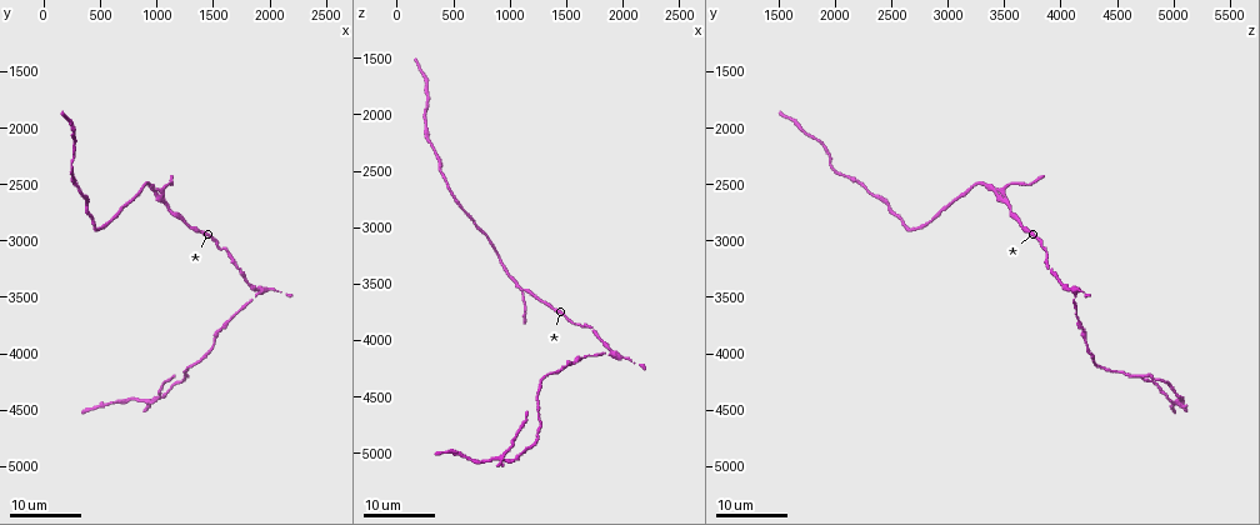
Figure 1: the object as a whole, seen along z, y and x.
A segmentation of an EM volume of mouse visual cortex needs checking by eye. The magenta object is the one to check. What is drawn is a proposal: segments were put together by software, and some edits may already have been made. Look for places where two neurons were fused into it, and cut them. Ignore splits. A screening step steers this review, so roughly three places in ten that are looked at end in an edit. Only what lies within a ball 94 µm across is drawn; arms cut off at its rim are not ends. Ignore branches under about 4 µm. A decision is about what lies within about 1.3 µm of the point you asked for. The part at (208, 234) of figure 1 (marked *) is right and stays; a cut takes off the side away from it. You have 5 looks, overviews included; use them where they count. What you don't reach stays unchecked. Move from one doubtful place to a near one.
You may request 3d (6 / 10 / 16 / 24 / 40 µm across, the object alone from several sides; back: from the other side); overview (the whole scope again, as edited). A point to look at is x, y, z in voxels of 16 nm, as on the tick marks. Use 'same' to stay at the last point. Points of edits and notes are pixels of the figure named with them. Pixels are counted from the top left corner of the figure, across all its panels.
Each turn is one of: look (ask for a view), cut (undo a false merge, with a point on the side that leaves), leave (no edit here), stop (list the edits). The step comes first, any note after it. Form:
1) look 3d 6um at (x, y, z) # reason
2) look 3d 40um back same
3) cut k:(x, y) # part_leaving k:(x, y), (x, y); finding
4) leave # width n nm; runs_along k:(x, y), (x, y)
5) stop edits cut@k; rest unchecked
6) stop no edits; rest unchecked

look 3d 16um at (920, 4420, 5020) # four arms meet

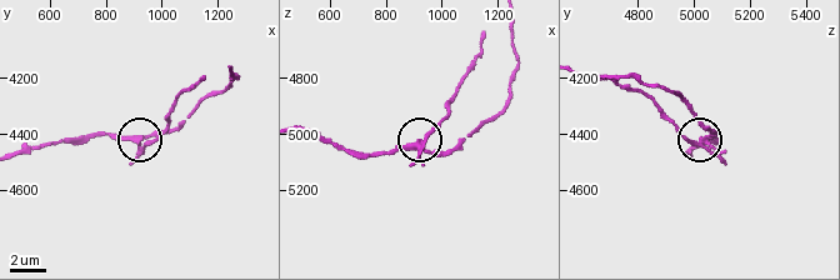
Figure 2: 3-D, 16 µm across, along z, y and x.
look 3d 10um at (900, 4430, 5040) # zoom in

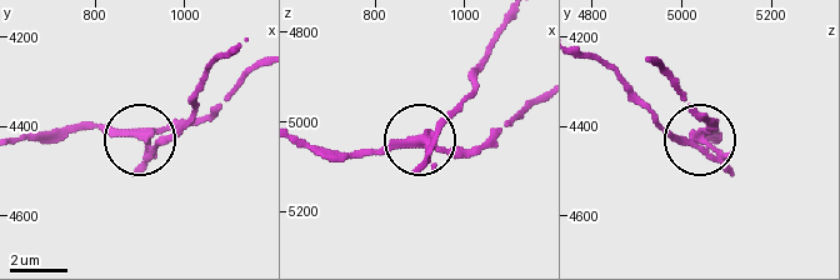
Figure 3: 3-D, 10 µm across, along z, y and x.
cut 3:(143, 165) # arms 4; part_leaving 3:(135, 134), (176, 126), (213, 63), (229, 53); two neurons meet here

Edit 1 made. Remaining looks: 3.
look overview

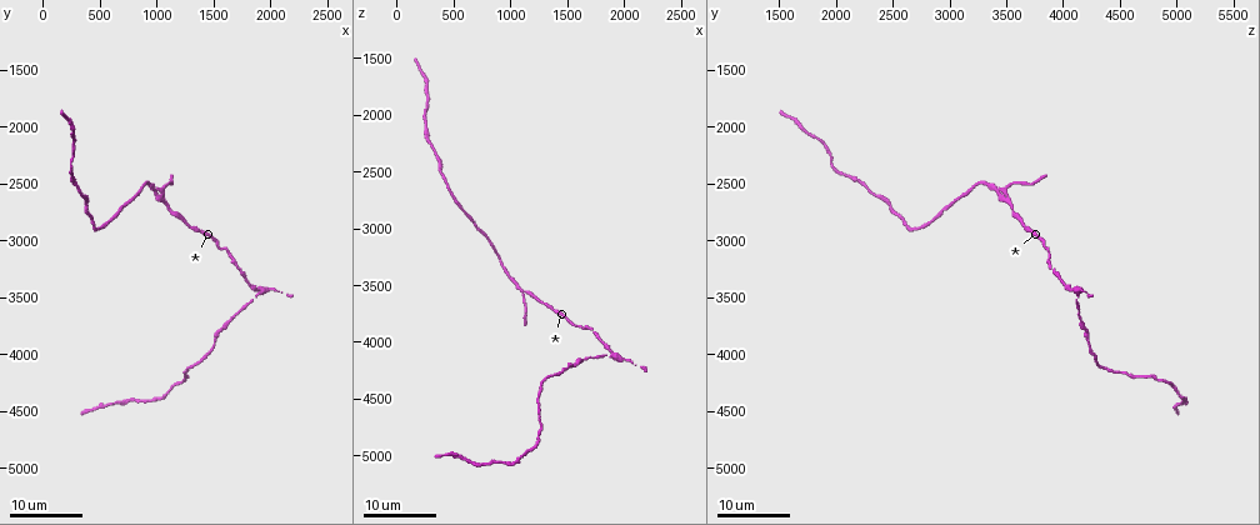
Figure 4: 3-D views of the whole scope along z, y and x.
look 3d 24um at (1920, 3460, 4140) # two arms in line, one across

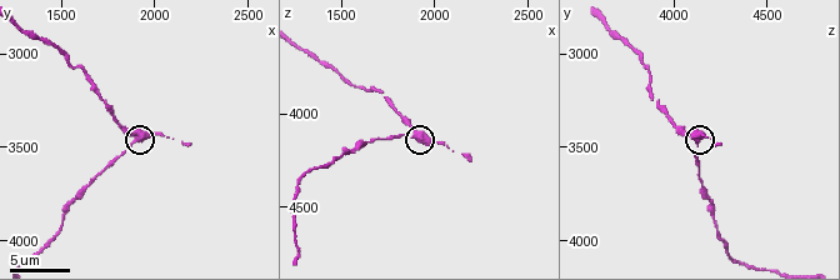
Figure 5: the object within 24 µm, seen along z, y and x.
look 3d 6um at (1900, 3480, 4140)

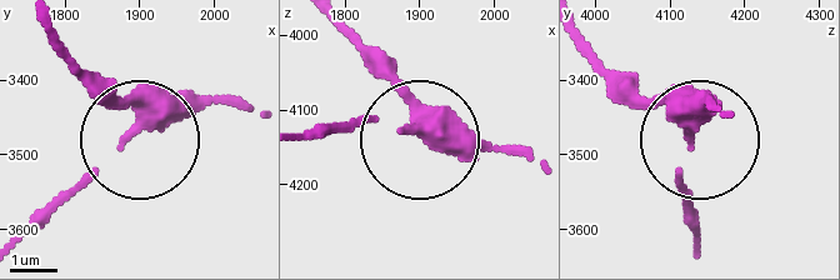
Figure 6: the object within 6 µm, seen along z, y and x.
leave # runs_along 6:(51, 39), (131, 103), (146, 135), (239, 99); one neuron here

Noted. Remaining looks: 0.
stop edits cut@3; rest unchecked

